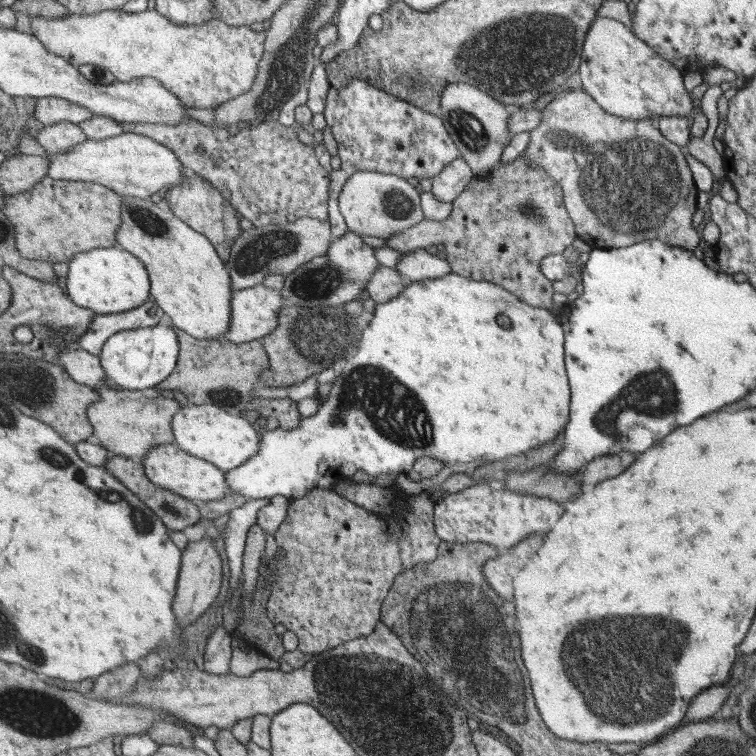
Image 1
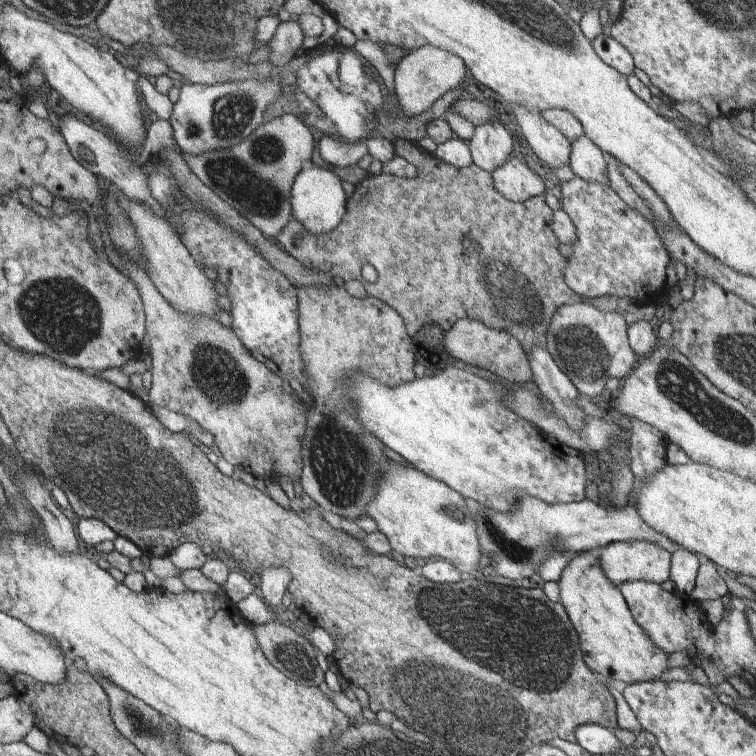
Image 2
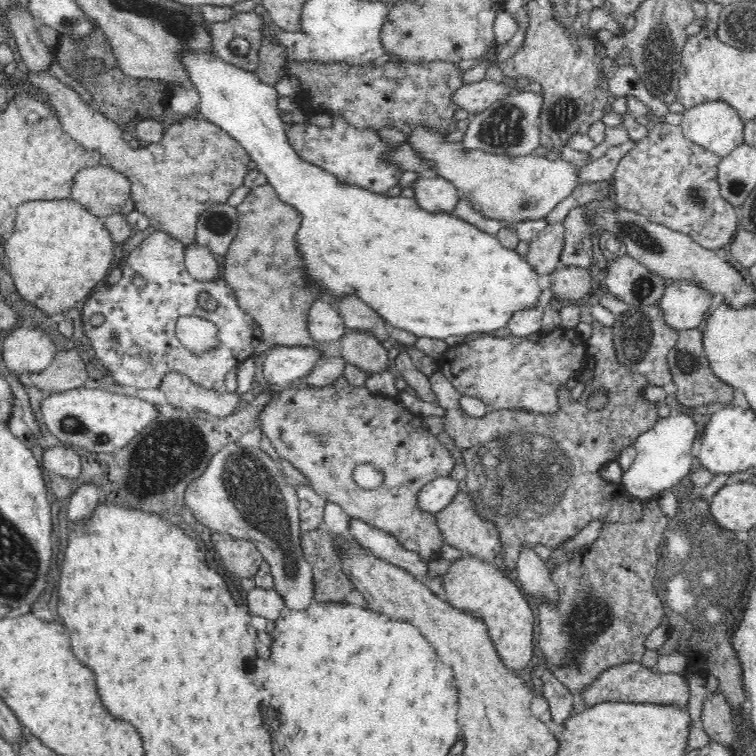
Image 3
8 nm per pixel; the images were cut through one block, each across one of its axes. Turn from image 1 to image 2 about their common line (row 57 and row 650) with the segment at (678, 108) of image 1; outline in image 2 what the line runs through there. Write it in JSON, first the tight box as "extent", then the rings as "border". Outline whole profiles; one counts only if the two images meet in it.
{"extent":[558,548,666,685],"border":[[[601,548],[596,551],[578,553],[578,556],[575,556],[575,559],[568,564],[568,568],[564,568],[563,578],[558,580],[560,603],[567,610],[571,623],[578,633],[580,648],[586,663],[594,672],[599,672],[603,677],[620,680],[627,685],[658,680],[666,671],[666,652],[656,645],[651,634],[642,625],[636,624],[635,616],[631,612],[622,590],[612,584],[612,581],[608,580],[604,574],[598,555],[600,550]]]}

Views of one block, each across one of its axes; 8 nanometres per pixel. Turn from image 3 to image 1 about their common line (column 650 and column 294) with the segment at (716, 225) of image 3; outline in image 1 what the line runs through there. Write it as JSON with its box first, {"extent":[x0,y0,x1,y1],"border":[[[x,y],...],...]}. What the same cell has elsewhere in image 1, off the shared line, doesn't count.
{"extent":[121,117,331,227],"border":[[[190,117],[176,126],[164,124],[163,122],[159,122],[158,124],[144,124],[143,122],[121,123],[124,132],[134,132],[136,134],[152,137],[155,141],[161,142],[162,144],[167,145],[168,148],[171,148],[176,153],[176,156],[182,161],[184,167],[187,169],[192,168],[200,177],[206,178],[212,185],[215,185],[215,187],[219,189],[219,192],[222,193],[236,209],[239,209],[239,211],[243,213],[244,219],[248,225],[254,227],[280,225],[292,223],[303,216],[309,216],[310,218],[318,219],[320,221],[328,221],[328,192],[330,192],[328,186],[330,186],[331,180],[328,178],[328,170],[320,166],[320,162],[318,162],[318,158],[316,158],[316,154],[314,154],[314,146],[306,146],[306,144],[302,144],[302,142],[298,140],[298,136],[296,136],[298,125],[284,126],[283,124],[278,124],[278,122],[273,121],[257,121],[256,125],[259,134],[248,126],[240,126],[235,133],[232,133],[226,128],[202,125],[200,121]]]}

